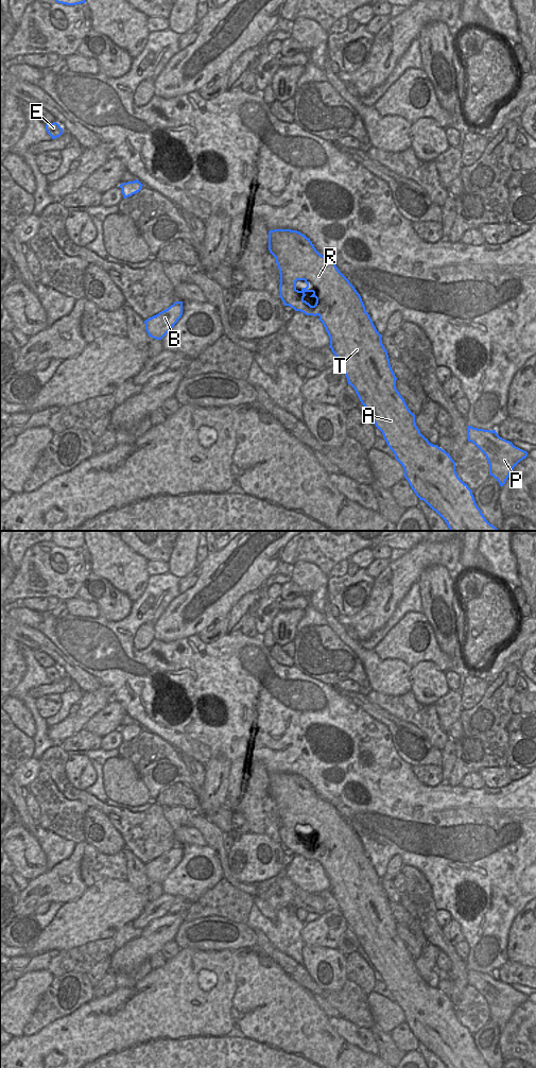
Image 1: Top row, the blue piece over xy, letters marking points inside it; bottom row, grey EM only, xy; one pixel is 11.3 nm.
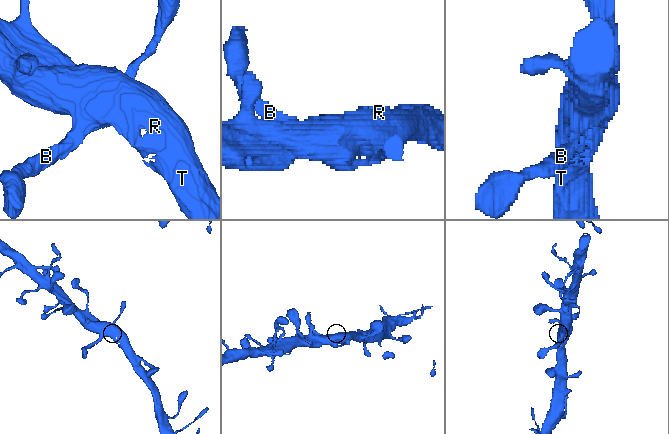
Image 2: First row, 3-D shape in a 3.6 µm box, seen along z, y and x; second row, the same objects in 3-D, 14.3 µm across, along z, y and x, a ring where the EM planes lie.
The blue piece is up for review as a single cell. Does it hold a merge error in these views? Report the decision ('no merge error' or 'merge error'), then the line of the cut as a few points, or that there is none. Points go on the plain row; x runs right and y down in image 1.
no merge error; no cut

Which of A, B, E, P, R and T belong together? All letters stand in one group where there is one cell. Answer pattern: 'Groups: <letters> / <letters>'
Groups: A B E P R T.

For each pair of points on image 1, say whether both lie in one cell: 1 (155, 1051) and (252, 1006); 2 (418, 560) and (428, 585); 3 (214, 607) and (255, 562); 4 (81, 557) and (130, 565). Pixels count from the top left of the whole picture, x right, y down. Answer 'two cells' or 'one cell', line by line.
1: one cell
2: two cells
3: one cell
4: two cells

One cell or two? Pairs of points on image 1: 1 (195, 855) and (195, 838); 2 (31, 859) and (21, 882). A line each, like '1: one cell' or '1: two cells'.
1: two cells
2: two cells

